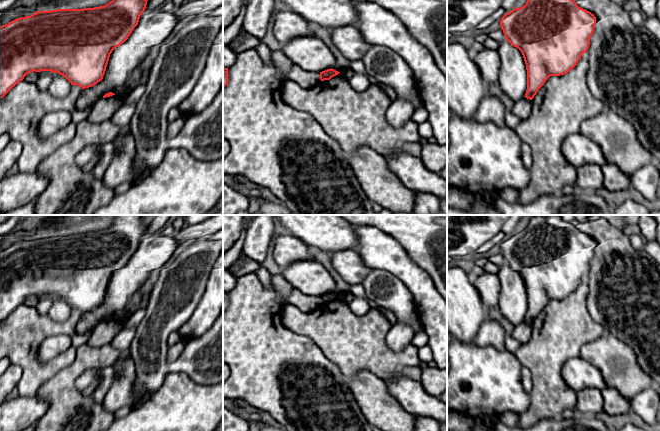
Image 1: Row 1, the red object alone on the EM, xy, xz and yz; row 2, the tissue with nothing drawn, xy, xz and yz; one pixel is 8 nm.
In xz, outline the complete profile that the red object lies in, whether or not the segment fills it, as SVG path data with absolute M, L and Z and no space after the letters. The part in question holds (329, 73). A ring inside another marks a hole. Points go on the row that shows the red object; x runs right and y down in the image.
M327 69L325 71L320 72L320 80L330 80L332 77L338 75L340 72L334 70L334 69Z

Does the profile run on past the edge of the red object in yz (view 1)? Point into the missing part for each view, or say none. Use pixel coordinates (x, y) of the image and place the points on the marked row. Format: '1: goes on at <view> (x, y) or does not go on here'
1: does not go on here

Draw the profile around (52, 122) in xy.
M60 110L46 114L39 124L39 136L43 139L48 138L54 133L63 129L69 122L67 111Z

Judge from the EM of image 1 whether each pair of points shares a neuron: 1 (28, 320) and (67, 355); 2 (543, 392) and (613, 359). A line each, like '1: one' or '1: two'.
1: one
2: two

